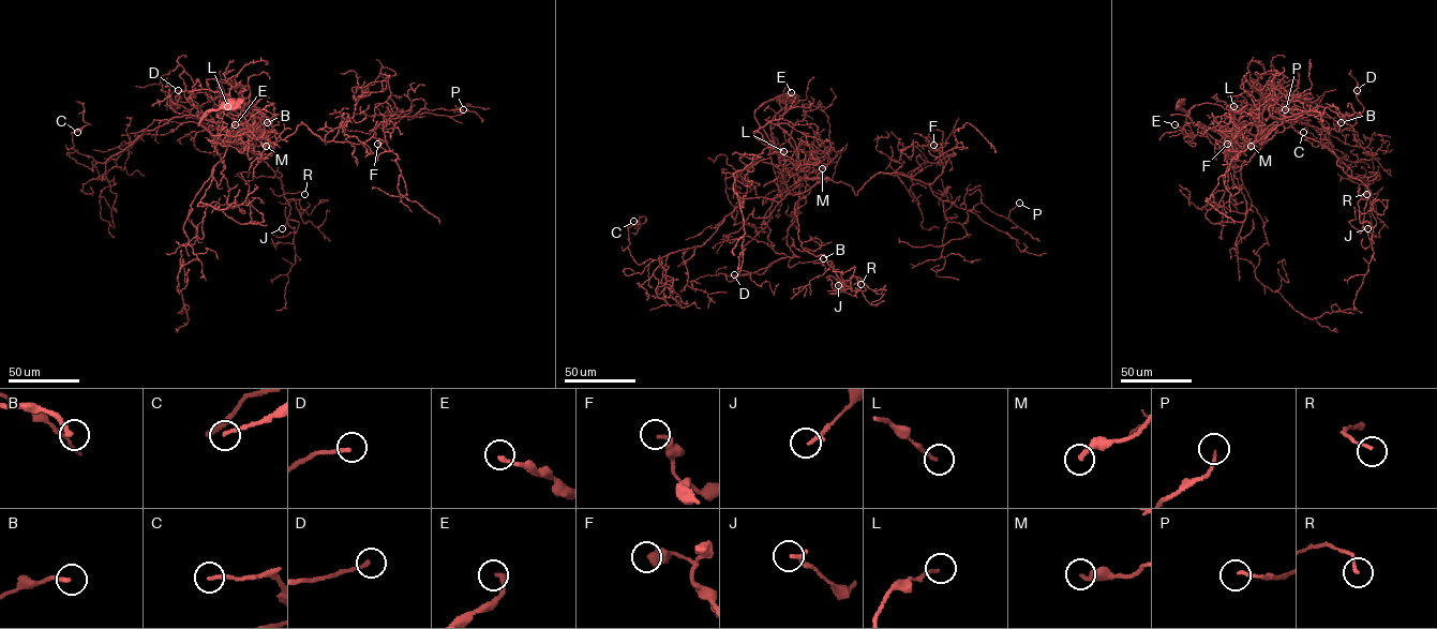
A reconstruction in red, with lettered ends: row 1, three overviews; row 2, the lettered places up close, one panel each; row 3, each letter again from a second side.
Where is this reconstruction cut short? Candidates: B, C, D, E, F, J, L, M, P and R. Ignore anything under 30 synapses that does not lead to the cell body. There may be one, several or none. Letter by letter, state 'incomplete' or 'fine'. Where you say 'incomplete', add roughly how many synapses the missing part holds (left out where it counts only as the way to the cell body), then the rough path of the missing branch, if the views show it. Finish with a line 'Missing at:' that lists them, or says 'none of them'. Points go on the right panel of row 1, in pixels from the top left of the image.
B: fine
C: fine
D: fine
E: fine
F: fine
J: fine
L: fine
M: fine
P: fine
R: fine
Missing at: none of them

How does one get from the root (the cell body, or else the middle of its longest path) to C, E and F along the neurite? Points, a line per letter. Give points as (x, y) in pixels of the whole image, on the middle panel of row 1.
C: (787, 98), (754, 111), (786, 161), (782, 199), (745, 199), (701, 246), (640, 265), (628, 249), (633, 221)
E: (787, 98), (764, 102), (754, 111), (757, 122), (786, 161), (781, 173), (771, 122), (791, 92)
F: (787, 98), (754, 111), (775, 149), (856, 194), (879, 173), (931, 183), (946, 162), (933, 145)

